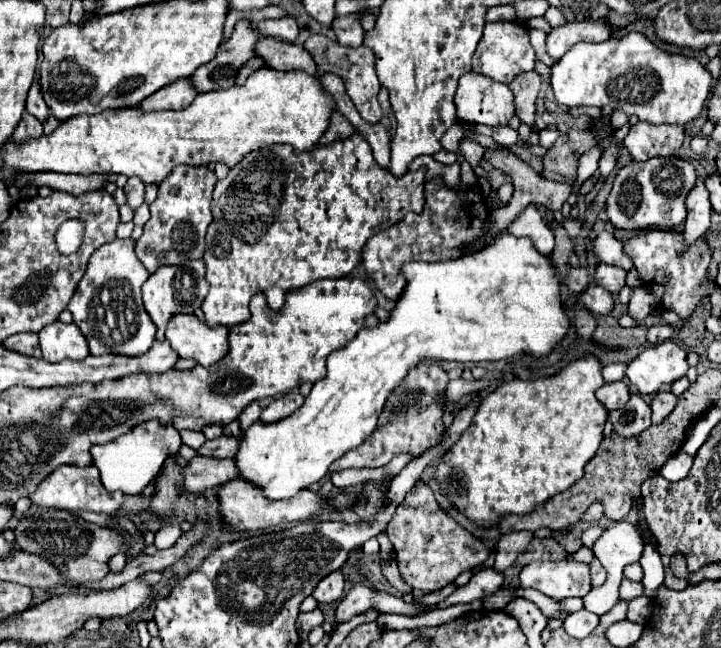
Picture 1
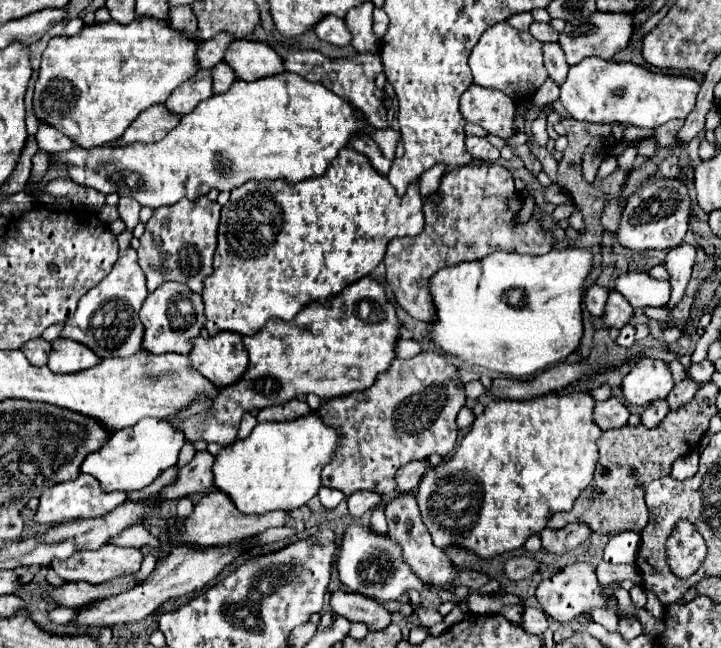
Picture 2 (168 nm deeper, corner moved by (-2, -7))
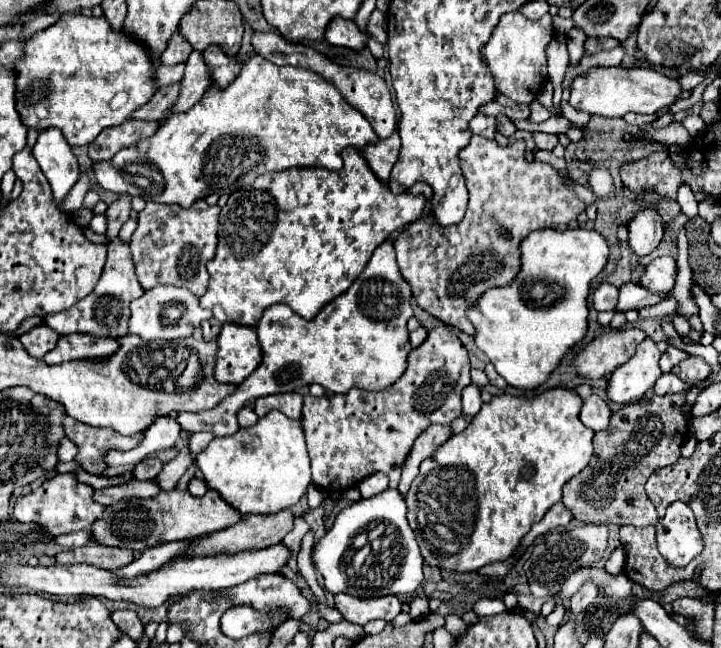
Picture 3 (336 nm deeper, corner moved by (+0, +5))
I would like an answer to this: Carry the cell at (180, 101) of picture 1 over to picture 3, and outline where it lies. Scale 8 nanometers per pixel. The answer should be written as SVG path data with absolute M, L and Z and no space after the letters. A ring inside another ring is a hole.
M127 120L125 124L117 128L105 128L93 144L89 144L89 158L93 162L97 160L111 160L121 148L127 148L129 144L135 144L141 138L149 138L157 132L159 122L155 120Z

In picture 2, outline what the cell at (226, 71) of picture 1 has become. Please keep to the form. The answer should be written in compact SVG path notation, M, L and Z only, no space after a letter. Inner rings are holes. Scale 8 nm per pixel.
M199 70L191 80L183 82L165 102L165 108L175 116L189 114L199 102L211 98L211 70Z

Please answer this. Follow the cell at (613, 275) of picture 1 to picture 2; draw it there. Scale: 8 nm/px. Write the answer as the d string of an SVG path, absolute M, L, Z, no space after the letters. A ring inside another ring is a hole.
M625 272L617 278L615 290L621 292L633 308L661 308L671 296L671 286L643 272Z

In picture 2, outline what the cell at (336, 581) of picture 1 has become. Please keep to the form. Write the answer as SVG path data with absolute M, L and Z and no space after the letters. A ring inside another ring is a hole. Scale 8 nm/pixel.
M337 590L331 594L331 608L337 616L347 618L349 622L369 624L369 632L385 630L391 624L391 612L375 600L367 600L365 596Z

